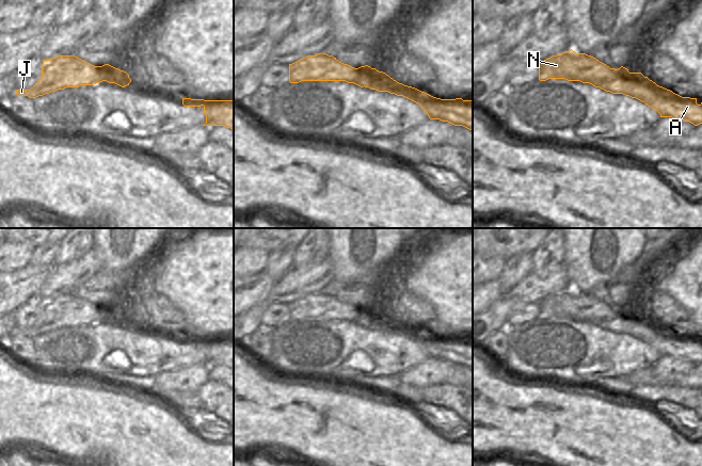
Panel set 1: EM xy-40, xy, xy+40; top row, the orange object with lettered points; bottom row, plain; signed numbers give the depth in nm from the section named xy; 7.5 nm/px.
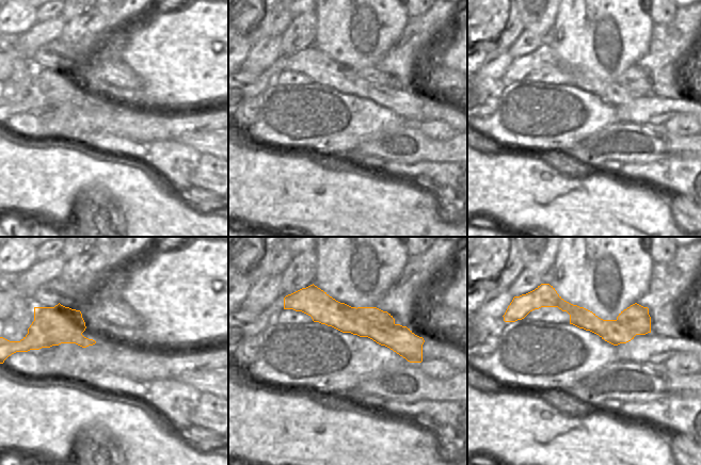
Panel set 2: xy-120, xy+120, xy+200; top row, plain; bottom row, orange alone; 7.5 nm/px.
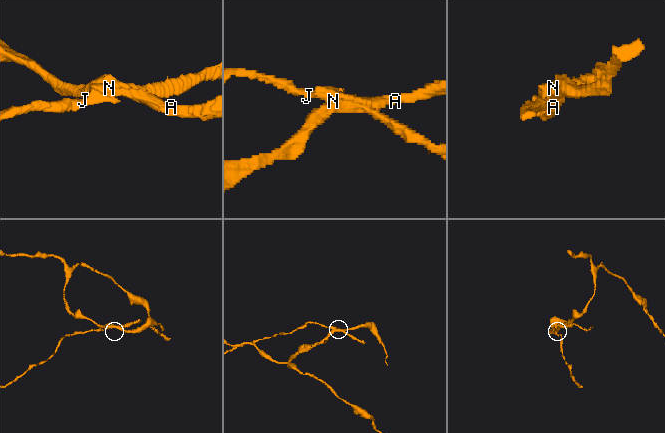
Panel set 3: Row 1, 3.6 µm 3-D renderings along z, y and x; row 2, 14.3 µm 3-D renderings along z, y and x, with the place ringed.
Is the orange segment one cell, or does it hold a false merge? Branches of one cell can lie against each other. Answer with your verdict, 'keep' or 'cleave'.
cleave

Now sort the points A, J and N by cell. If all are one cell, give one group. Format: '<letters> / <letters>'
A / J N

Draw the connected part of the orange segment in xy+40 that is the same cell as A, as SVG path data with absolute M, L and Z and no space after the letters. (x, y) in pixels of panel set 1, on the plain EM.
M642 312L625 314L612 320L595 320L591 323L612 333L636 337L657 350L660 356L683 358L695 365L702 363L702 341L698 343L697 337L682 336L659 325Z

